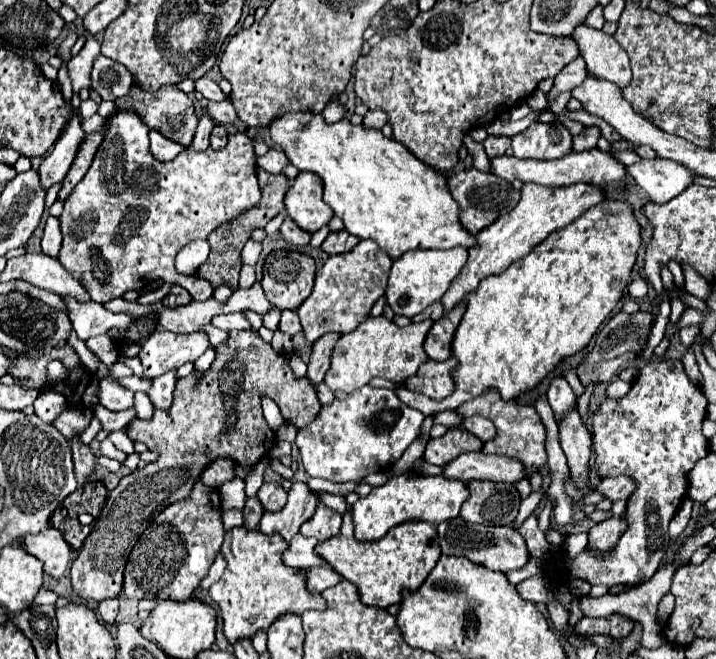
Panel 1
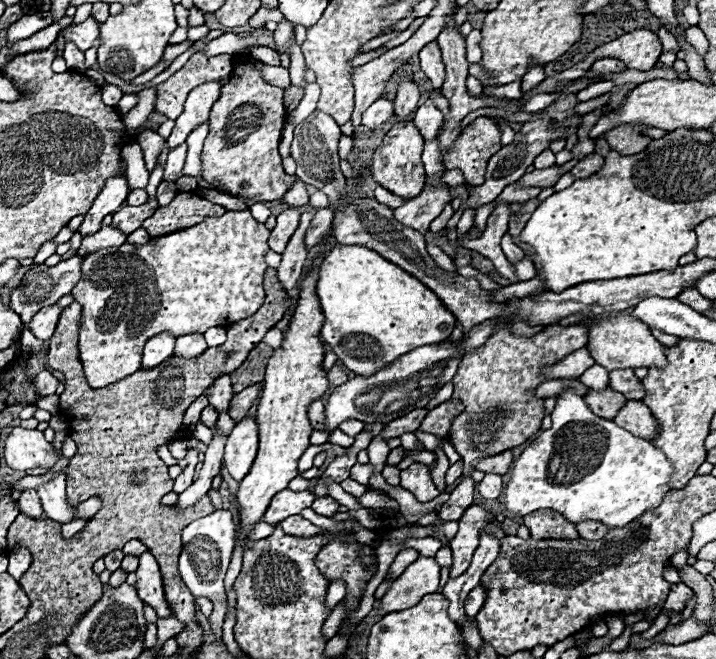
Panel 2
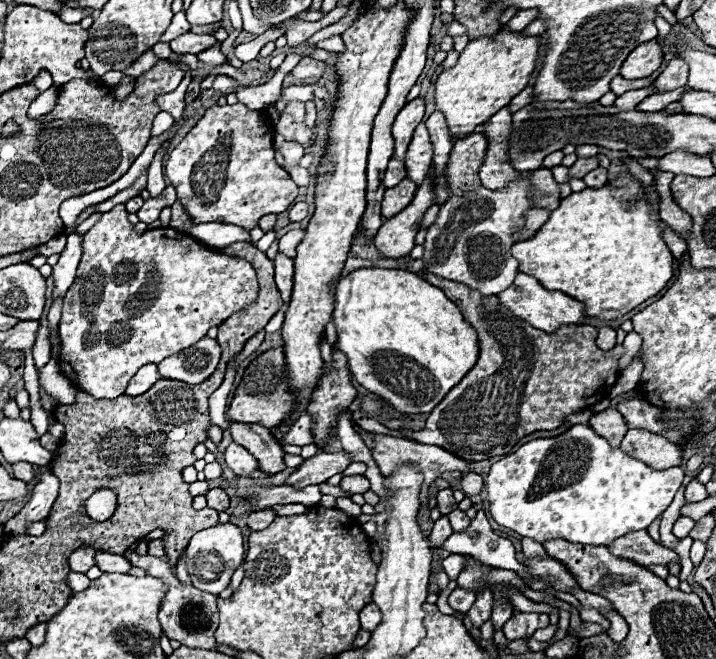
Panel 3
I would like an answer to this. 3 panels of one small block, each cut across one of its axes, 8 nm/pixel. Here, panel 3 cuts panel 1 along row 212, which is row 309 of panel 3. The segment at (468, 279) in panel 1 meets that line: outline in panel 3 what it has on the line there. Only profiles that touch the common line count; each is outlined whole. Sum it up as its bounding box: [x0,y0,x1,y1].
[498,272,586,332]

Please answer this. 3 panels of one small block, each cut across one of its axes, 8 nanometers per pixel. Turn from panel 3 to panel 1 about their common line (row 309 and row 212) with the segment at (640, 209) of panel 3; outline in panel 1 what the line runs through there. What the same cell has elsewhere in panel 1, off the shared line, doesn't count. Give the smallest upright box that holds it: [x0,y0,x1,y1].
[438,200,642,410]

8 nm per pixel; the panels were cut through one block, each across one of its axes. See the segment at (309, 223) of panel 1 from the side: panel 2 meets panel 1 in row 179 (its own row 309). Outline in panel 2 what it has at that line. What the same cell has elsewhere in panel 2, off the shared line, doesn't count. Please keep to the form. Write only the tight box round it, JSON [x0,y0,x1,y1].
[236,258,328,538]

